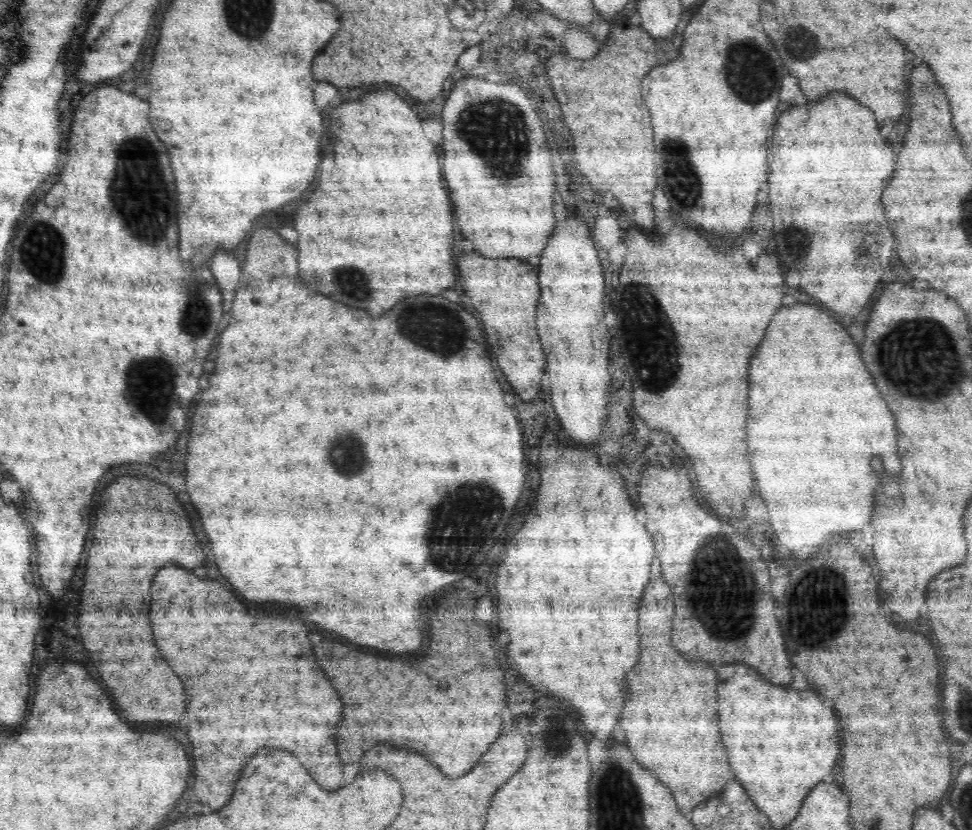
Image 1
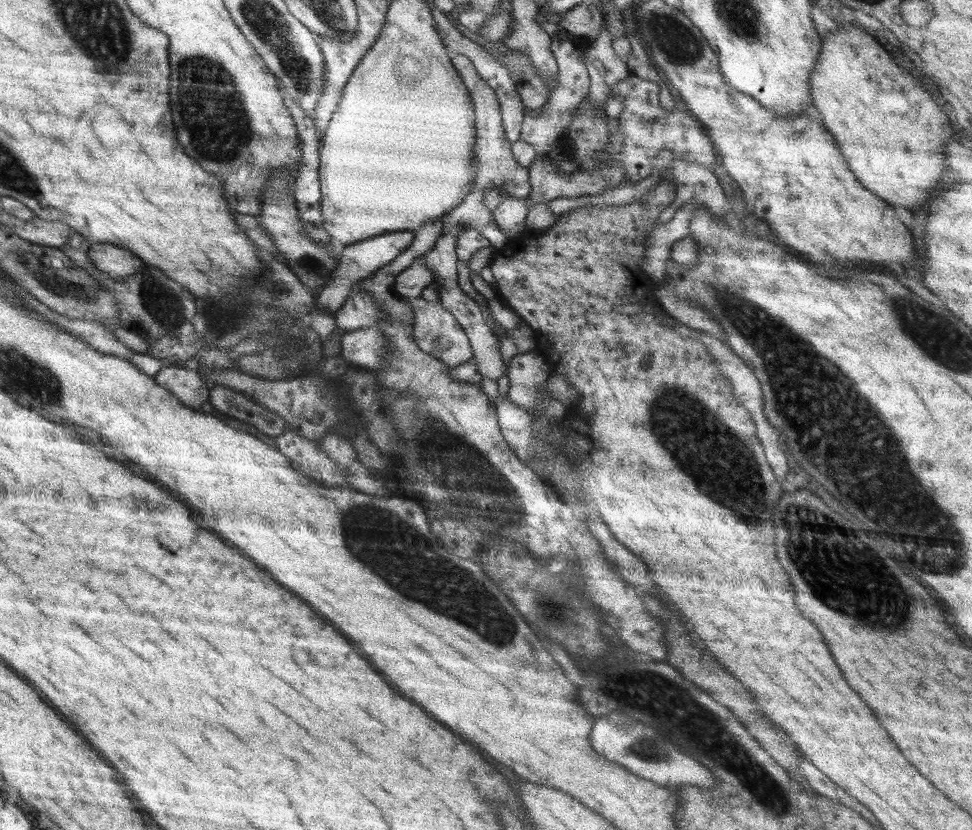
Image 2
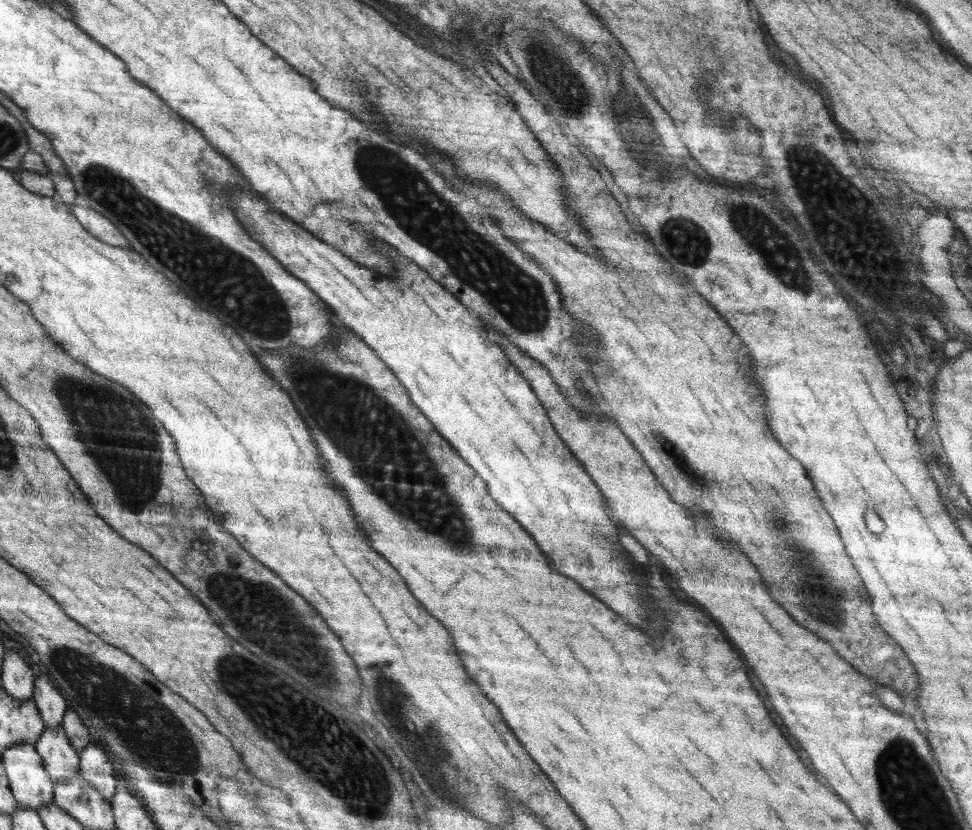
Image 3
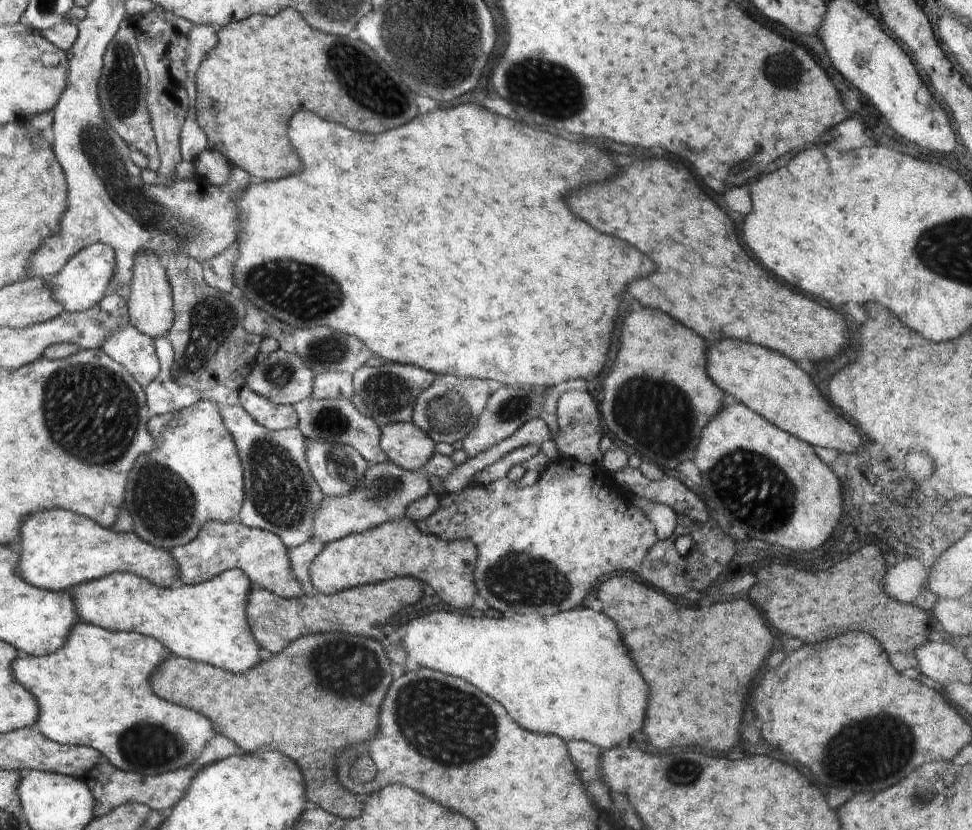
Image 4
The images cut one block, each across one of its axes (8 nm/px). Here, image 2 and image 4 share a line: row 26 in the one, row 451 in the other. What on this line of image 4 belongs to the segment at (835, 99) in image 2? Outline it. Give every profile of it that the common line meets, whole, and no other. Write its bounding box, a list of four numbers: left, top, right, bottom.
[707,340,862,452]

